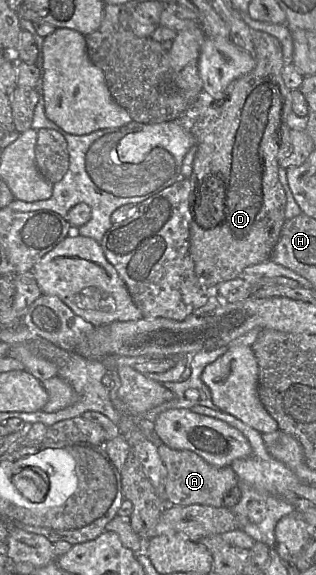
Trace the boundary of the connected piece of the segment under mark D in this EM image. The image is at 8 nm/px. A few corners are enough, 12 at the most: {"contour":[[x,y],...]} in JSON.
{"contour":[[282,46],[178,120],[190,257],[214,291],[269,260],[291,150]]}

